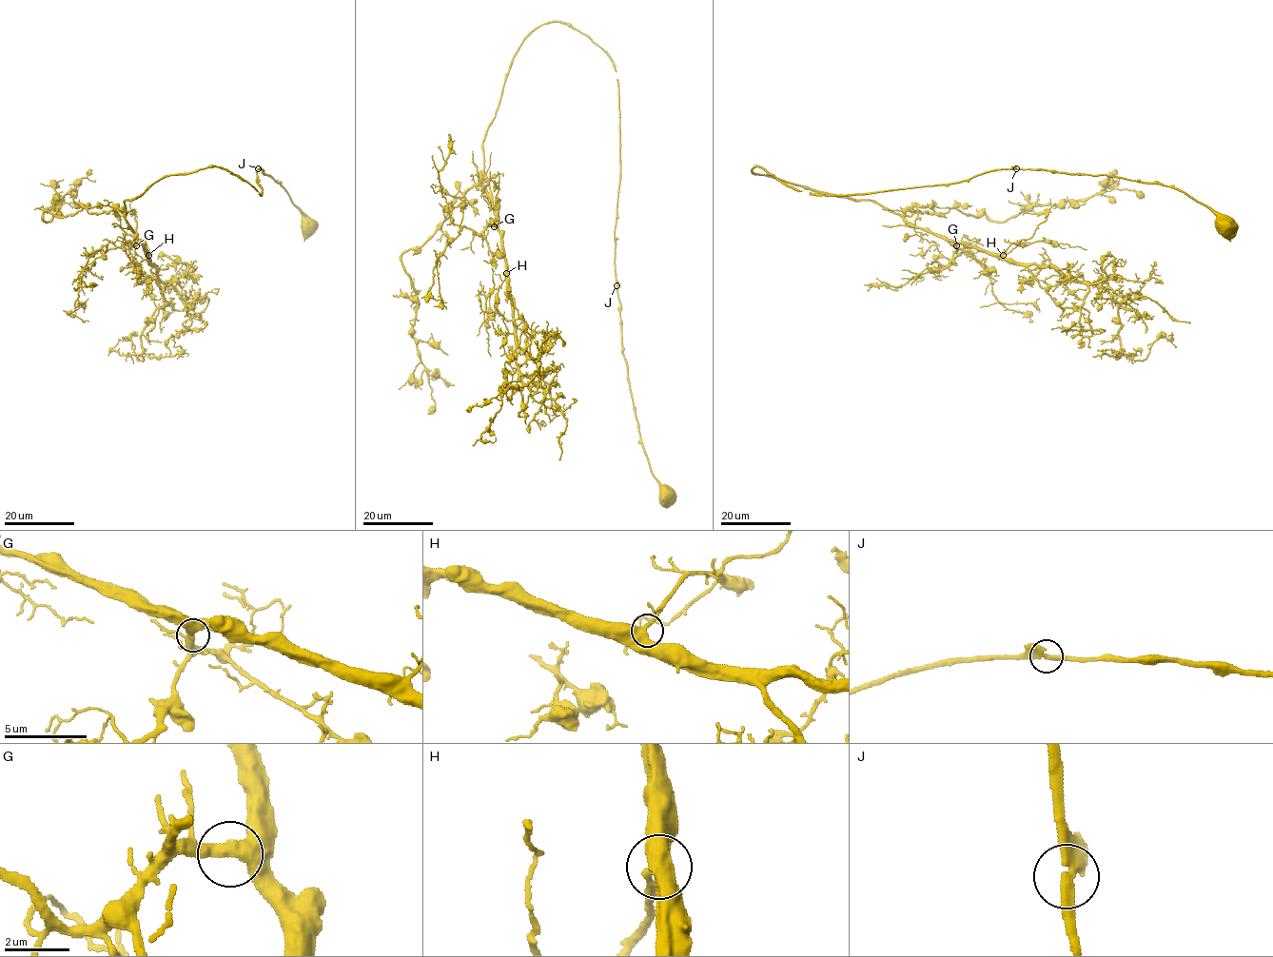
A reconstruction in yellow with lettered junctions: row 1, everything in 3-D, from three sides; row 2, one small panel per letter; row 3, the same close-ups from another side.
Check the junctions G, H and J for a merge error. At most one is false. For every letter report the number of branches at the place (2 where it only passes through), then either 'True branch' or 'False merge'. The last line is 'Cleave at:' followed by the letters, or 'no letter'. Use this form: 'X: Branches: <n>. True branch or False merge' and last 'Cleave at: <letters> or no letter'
G: Branches: 2. True branch
H: Branches: 2. True branch
J: Branches: 2. True branch
Cleave at: no letter

